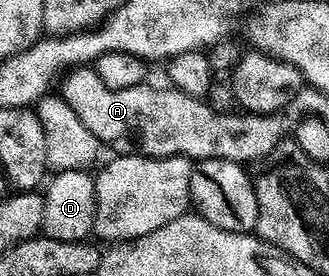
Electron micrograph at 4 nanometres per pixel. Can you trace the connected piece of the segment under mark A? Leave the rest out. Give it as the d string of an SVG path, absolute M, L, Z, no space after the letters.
M95 66L73 67L58 84L58 94L74 109L78 121L98 137L98 141L116 155L145 155L147 159L165 159L175 155L183 155L185 159L199 161L201 159L225 159L241 165L249 165L255 161L263 161L269 153L285 138L284 115L273 113L258 115L255 113L221 113L210 109L204 99L195 99L186 93L176 90L171 85L151 87L145 81L138 85L130 85L130 89L110 89L98 77Z

